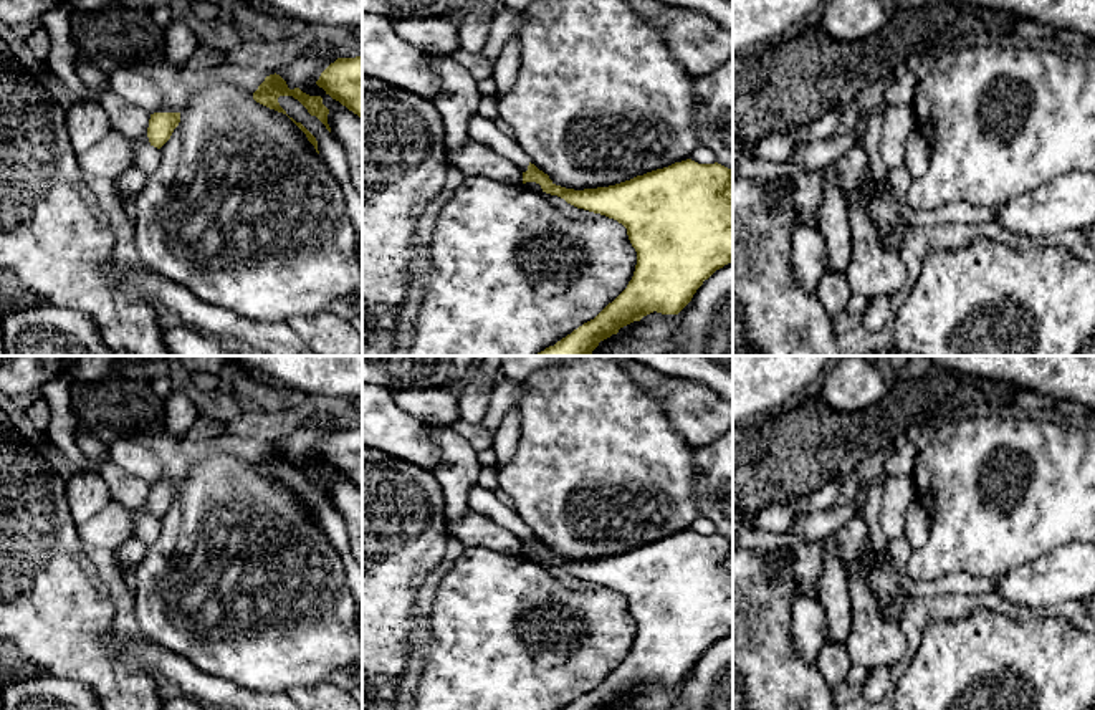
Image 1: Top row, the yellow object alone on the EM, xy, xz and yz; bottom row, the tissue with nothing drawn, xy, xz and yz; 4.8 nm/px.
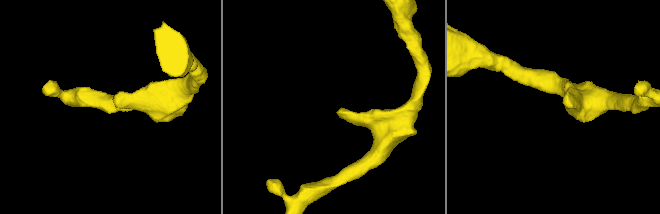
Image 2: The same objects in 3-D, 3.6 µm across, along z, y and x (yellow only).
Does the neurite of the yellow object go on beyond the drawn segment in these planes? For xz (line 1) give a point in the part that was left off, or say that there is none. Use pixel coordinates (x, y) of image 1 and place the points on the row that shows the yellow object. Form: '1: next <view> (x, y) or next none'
1: next none

